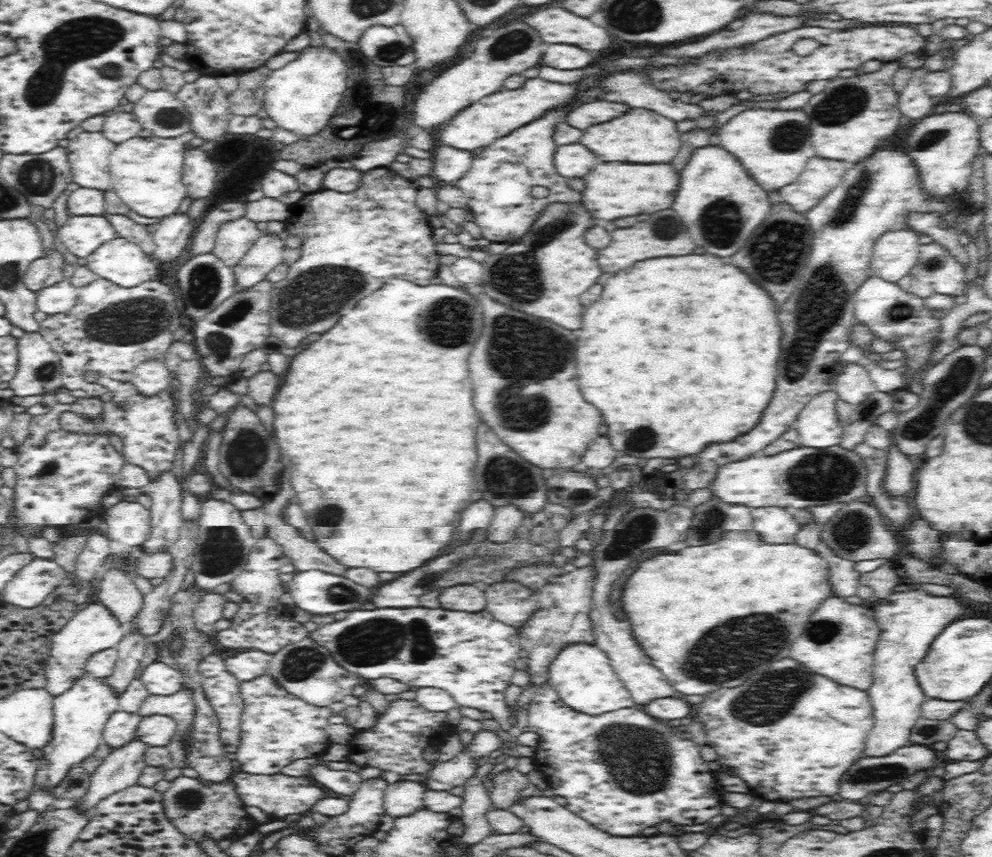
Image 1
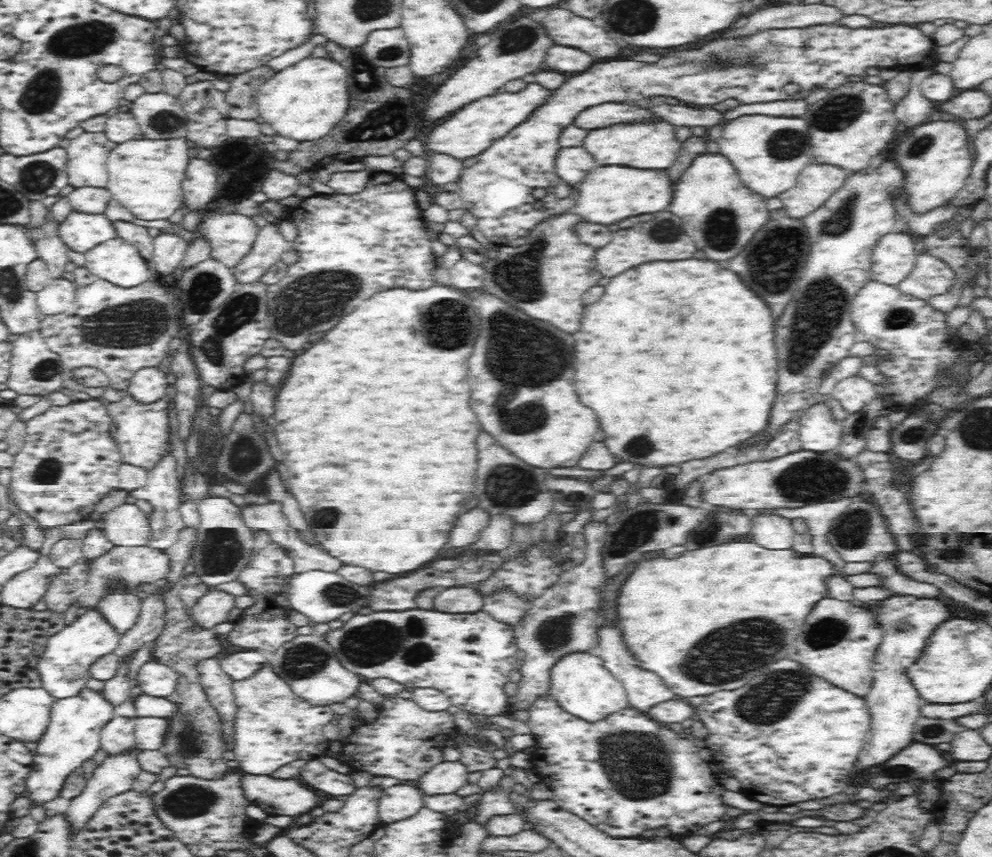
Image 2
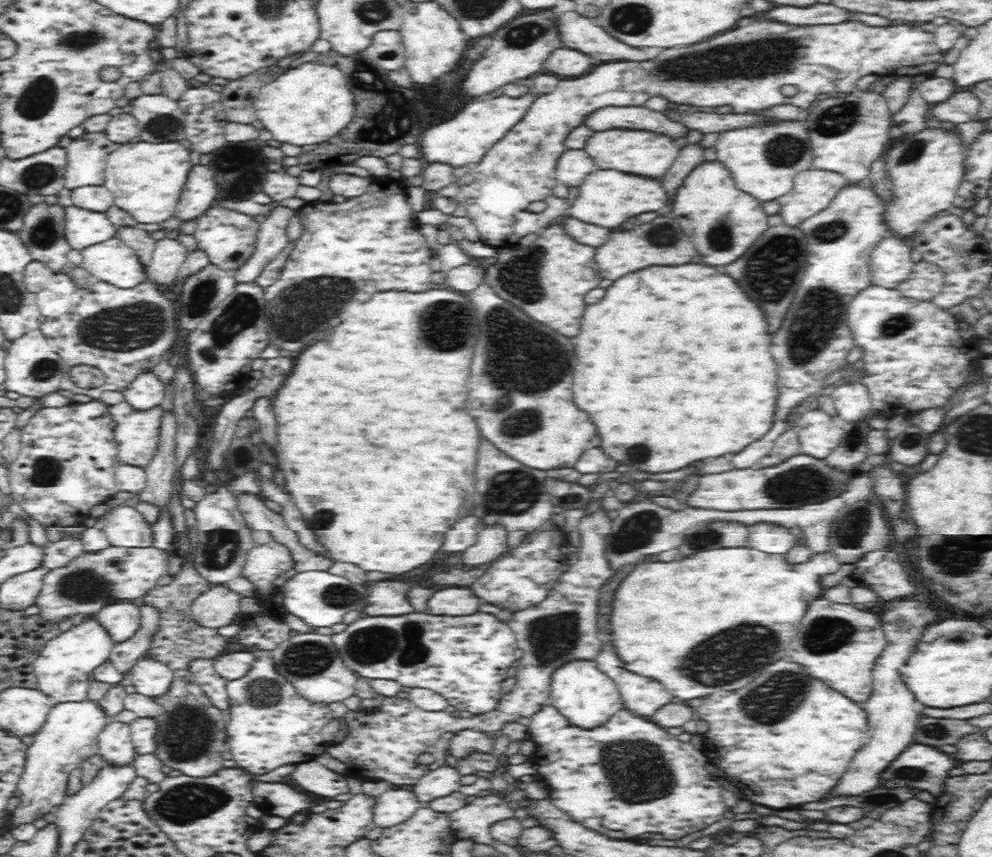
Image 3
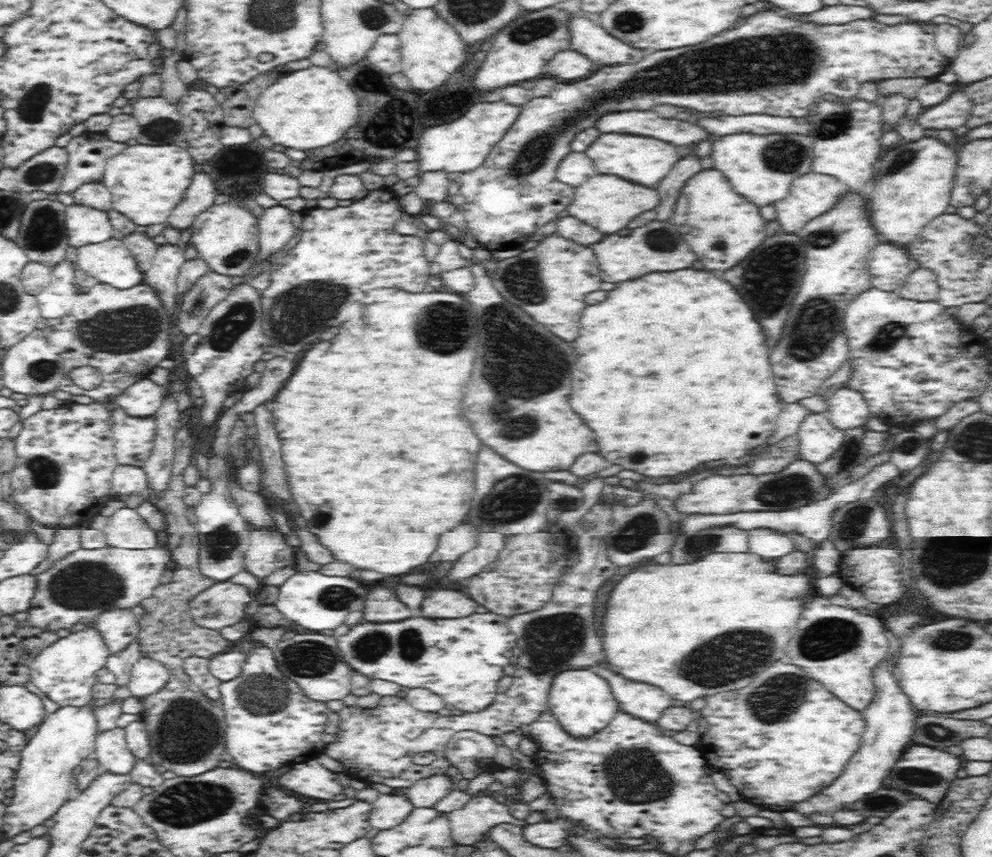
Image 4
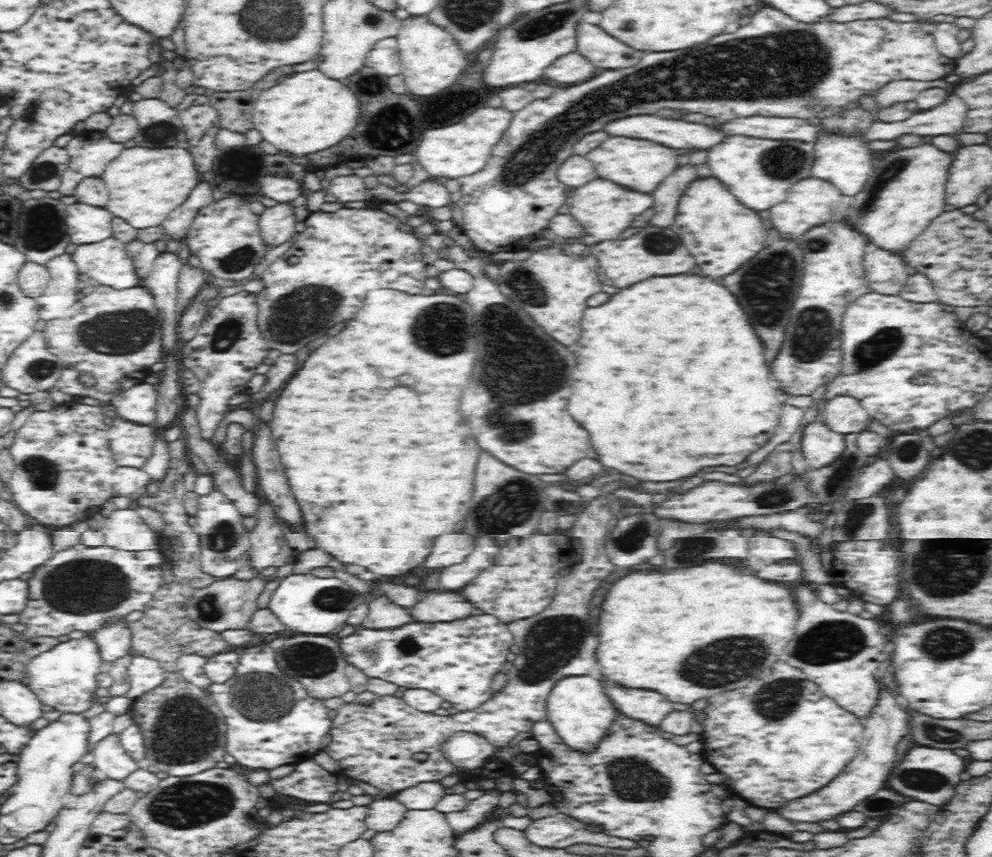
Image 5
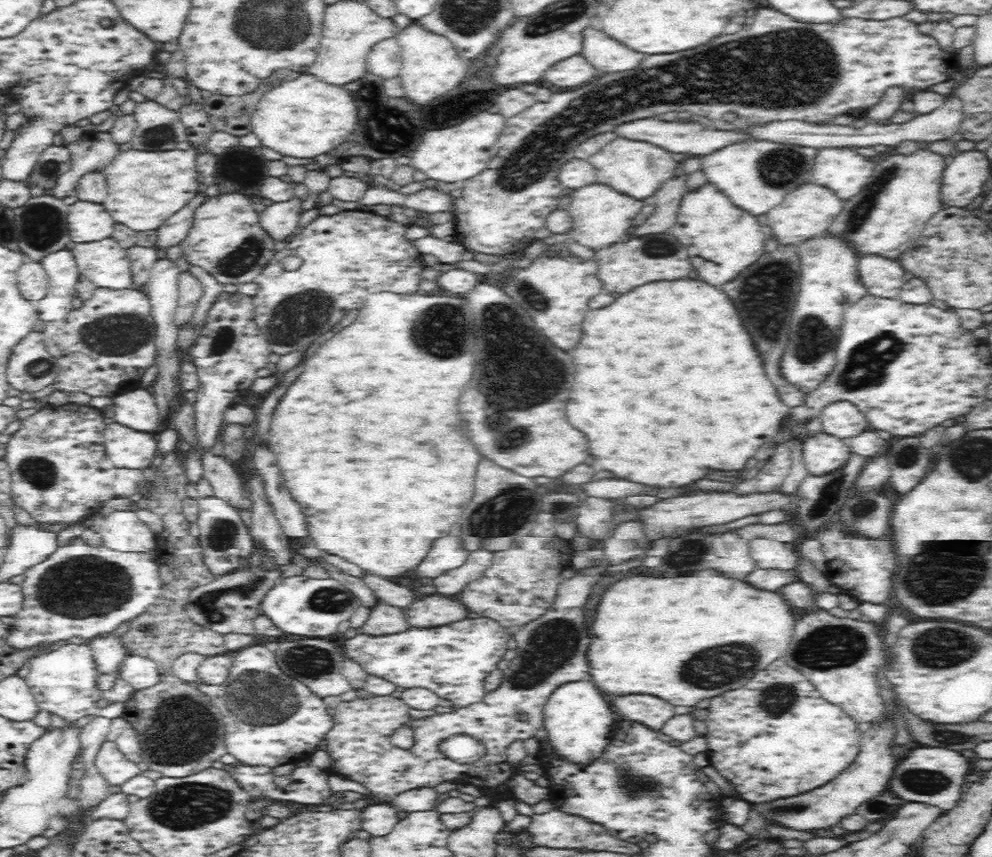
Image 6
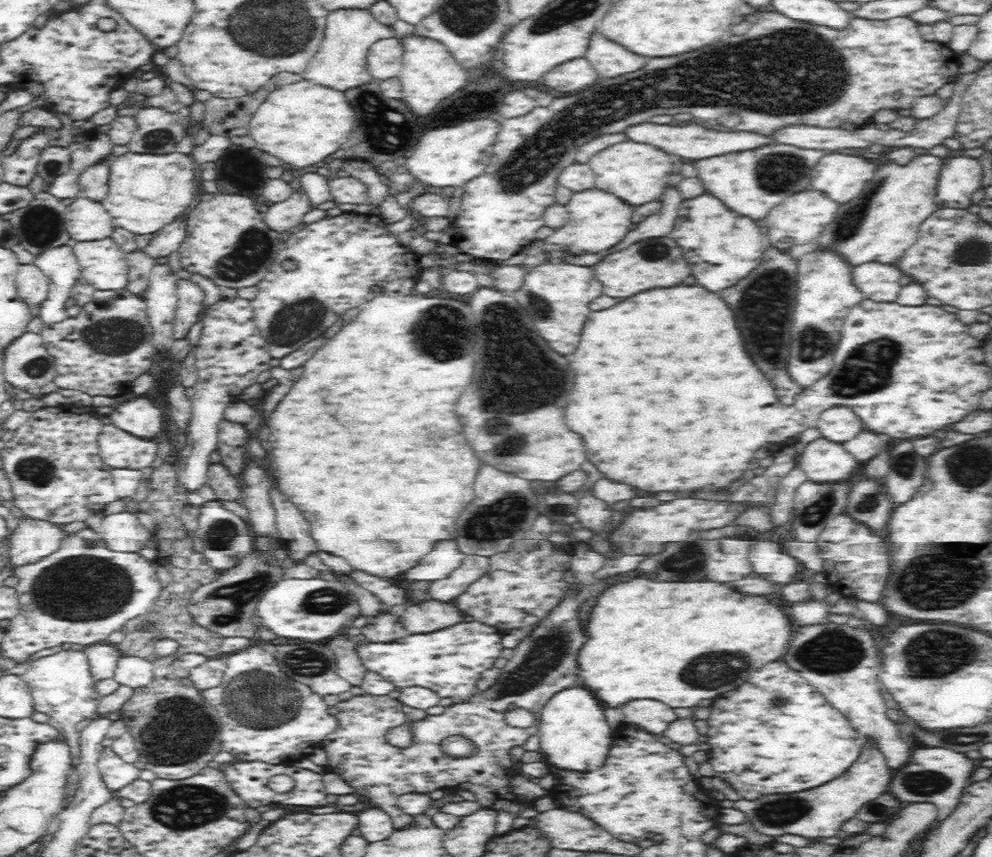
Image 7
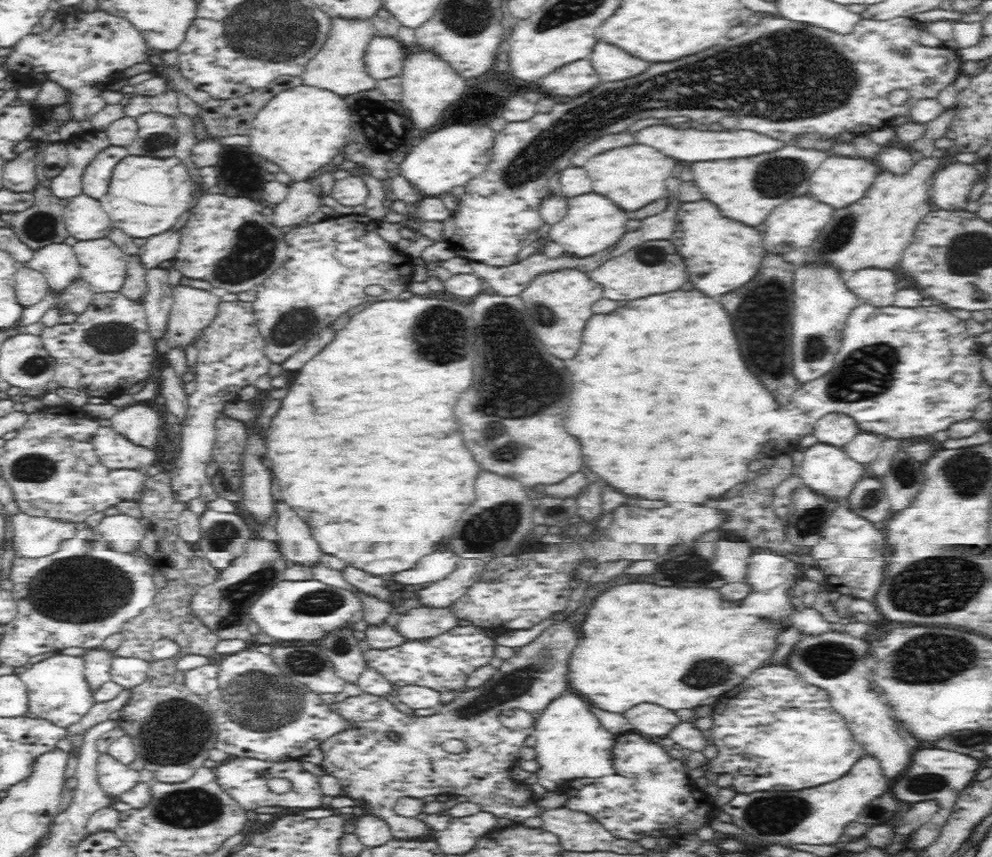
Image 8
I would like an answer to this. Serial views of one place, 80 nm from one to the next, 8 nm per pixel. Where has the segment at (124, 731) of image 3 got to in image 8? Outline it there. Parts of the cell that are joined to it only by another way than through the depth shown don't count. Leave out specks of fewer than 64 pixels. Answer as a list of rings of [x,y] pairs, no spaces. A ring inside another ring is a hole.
[[[109,754],[99,755],[96,770],[102,792],[113,801],[117,801],[124,792],[130,792],[130,789],[141,782],[139,771],[114,760]]]

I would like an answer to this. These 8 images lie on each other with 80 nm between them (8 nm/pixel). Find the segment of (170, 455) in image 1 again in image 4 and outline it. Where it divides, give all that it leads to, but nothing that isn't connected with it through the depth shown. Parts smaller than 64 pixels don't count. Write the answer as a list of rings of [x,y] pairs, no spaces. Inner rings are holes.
[[[120,408],[111,412],[111,439],[114,456],[120,465],[144,466],[152,448],[157,429],[155,419],[137,419]]]

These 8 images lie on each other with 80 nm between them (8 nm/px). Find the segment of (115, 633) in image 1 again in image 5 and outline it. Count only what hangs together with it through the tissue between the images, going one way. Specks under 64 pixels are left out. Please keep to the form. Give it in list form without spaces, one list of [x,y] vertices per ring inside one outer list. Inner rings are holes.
[[[92,636],[78,639],[62,639],[55,647],[36,656],[27,665],[24,682],[38,698],[40,705],[54,708],[61,714],[84,714],[97,700],[96,676],[103,670],[98,647]]]

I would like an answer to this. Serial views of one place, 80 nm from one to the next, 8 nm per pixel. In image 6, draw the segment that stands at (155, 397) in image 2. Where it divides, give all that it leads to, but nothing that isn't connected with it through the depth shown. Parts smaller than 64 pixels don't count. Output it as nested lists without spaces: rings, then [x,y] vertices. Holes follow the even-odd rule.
[[[133,388],[113,397],[114,416],[112,420],[136,432],[154,434],[162,430],[164,416],[160,415],[156,399],[148,389]]]

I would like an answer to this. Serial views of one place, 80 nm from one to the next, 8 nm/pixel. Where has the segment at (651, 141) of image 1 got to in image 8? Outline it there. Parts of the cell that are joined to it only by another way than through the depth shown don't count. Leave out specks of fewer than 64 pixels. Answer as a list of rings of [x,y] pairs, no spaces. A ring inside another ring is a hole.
[[[637,143],[636,146],[614,148],[592,156],[583,166],[592,180],[593,192],[612,202],[622,213],[636,212],[658,198],[667,198],[670,193],[666,189],[666,180],[672,177],[672,170],[676,166],[672,160],[655,148],[648,148]]]

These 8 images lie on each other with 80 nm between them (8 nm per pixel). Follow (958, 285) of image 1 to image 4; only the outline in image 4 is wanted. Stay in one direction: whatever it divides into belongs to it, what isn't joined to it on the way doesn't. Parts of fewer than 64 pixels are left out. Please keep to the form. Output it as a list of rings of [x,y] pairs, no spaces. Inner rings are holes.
[[[913,267],[904,286],[898,290],[901,297],[916,302],[936,301],[938,292],[935,276],[922,267]]]

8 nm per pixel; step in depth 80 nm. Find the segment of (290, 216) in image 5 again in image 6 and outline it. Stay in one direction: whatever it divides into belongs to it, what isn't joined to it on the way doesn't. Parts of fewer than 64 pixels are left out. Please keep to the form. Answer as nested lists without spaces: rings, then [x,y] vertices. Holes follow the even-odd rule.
[[[294,196],[292,200],[277,202],[260,212],[260,226],[275,240],[287,240],[298,231],[298,223],[303,213],[302,198]]]

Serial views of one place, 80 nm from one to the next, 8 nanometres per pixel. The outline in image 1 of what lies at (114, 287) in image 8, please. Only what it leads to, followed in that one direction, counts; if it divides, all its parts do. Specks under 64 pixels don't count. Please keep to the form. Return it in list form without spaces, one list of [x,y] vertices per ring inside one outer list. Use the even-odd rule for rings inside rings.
[[[118,236],[98,246],[85,260],[86,266],[99,278],[124,288],[156,281],[160,274],[159,265],[154,264],[152,257],[144,254],[136,243]]]

